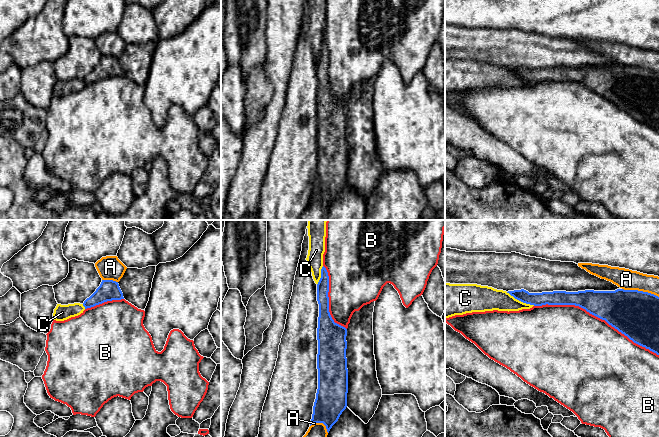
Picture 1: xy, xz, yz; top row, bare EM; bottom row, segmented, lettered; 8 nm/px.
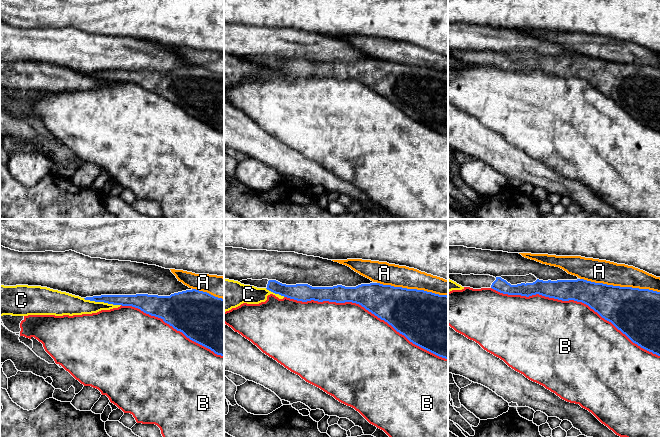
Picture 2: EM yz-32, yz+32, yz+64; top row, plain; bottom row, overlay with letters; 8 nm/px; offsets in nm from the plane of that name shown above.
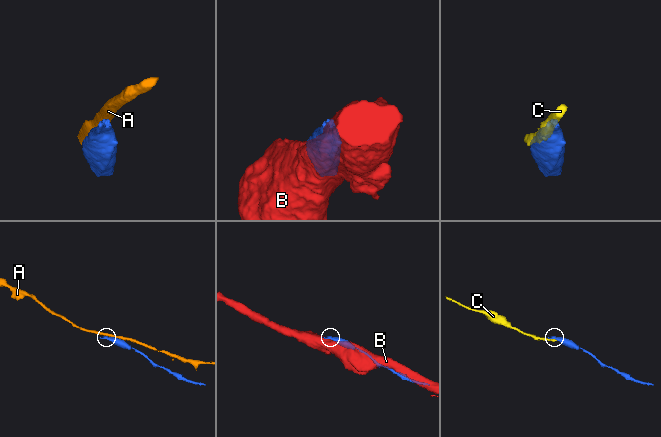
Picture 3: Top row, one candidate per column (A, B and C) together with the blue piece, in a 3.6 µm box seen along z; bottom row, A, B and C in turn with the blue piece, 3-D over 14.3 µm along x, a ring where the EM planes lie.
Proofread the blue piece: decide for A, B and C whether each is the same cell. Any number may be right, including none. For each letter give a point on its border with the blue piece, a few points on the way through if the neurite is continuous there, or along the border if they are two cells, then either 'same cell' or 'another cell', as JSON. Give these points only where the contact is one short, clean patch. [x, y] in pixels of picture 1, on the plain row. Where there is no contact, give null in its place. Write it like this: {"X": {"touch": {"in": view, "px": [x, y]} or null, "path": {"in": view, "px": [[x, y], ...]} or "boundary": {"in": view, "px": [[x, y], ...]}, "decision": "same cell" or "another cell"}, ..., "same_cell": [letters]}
{"A": {"touch": {"in": "yz", "px": [640, 67]}, "decision": "another cell"}, "B": {"touch": {"in": "yz", "px": [596, 92]}, "decision": "another cell"}, "C": {"touch": {"in": "yz", "px": [520, 76]}, "decision": "another cell"}, "same_cell": []}

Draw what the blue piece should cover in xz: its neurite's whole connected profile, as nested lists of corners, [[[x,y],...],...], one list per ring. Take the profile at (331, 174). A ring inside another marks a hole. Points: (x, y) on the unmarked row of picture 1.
[[[323,42],[317,60],[318,165],[310,202],[314,199],[323,199],[329,209],[347,183],[348,145],[347,105],[332,95],[329,88],[328,68],[329,52]]]

